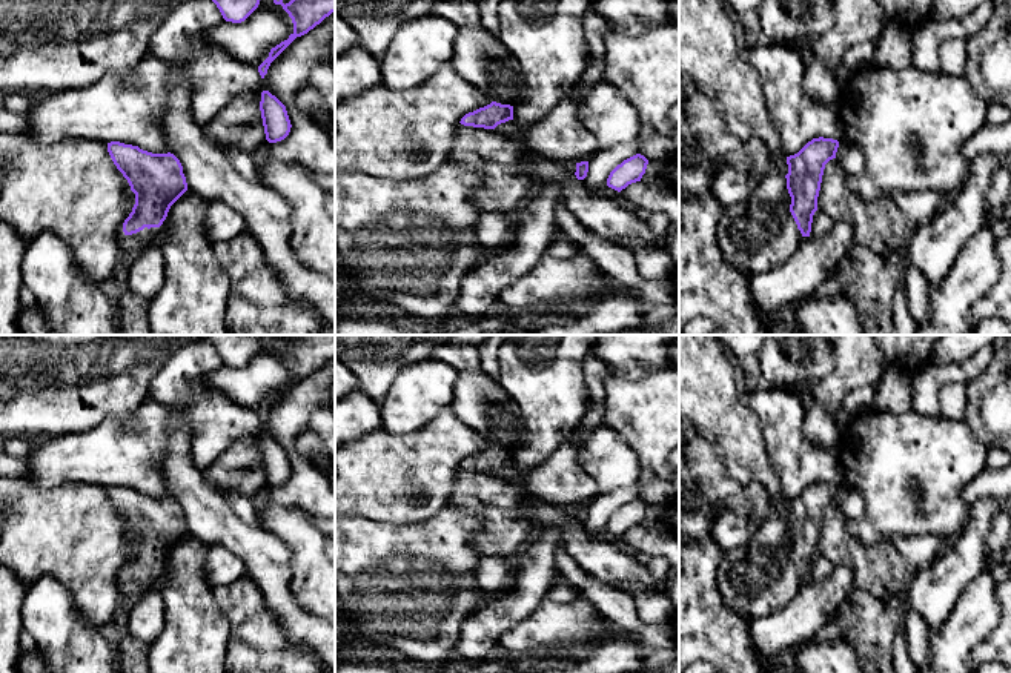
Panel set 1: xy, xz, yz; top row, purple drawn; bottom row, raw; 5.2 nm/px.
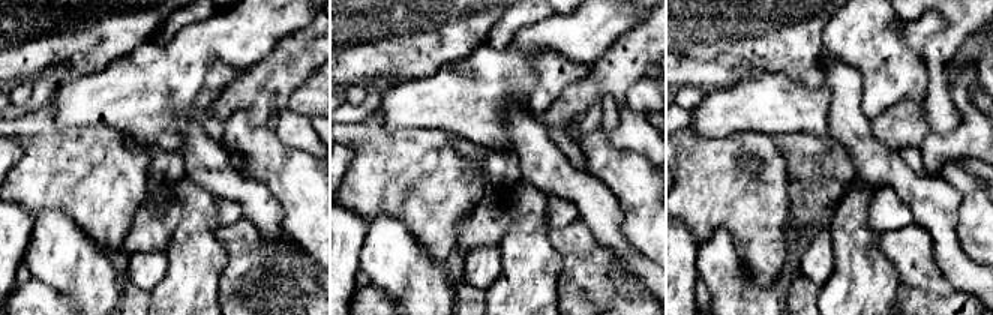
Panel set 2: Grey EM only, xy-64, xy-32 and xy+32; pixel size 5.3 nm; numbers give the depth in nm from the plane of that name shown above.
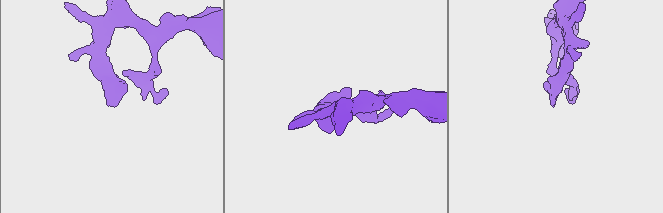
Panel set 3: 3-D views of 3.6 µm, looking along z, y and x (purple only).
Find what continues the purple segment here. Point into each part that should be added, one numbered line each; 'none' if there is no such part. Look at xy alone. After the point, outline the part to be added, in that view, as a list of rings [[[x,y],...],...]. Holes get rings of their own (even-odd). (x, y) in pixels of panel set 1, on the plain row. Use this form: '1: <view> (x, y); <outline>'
1: xy (134, 589); [[[161,569],[160,572],[144,572],[143,575],[126,579],[123,584],[123,596],[124,602],[131,604],[140,599],[143,595],[149,592],[157,592],[161,595],[166,585],[166,572]]]

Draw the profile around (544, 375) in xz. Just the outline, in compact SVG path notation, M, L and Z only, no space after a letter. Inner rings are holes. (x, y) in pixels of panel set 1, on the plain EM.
M510 335L498 350L499 373L496 381L519 406L525 439L521 450L513 452L513 464L521 473L542 464L581 423L588 401L584 376L584 360L601 335Z

